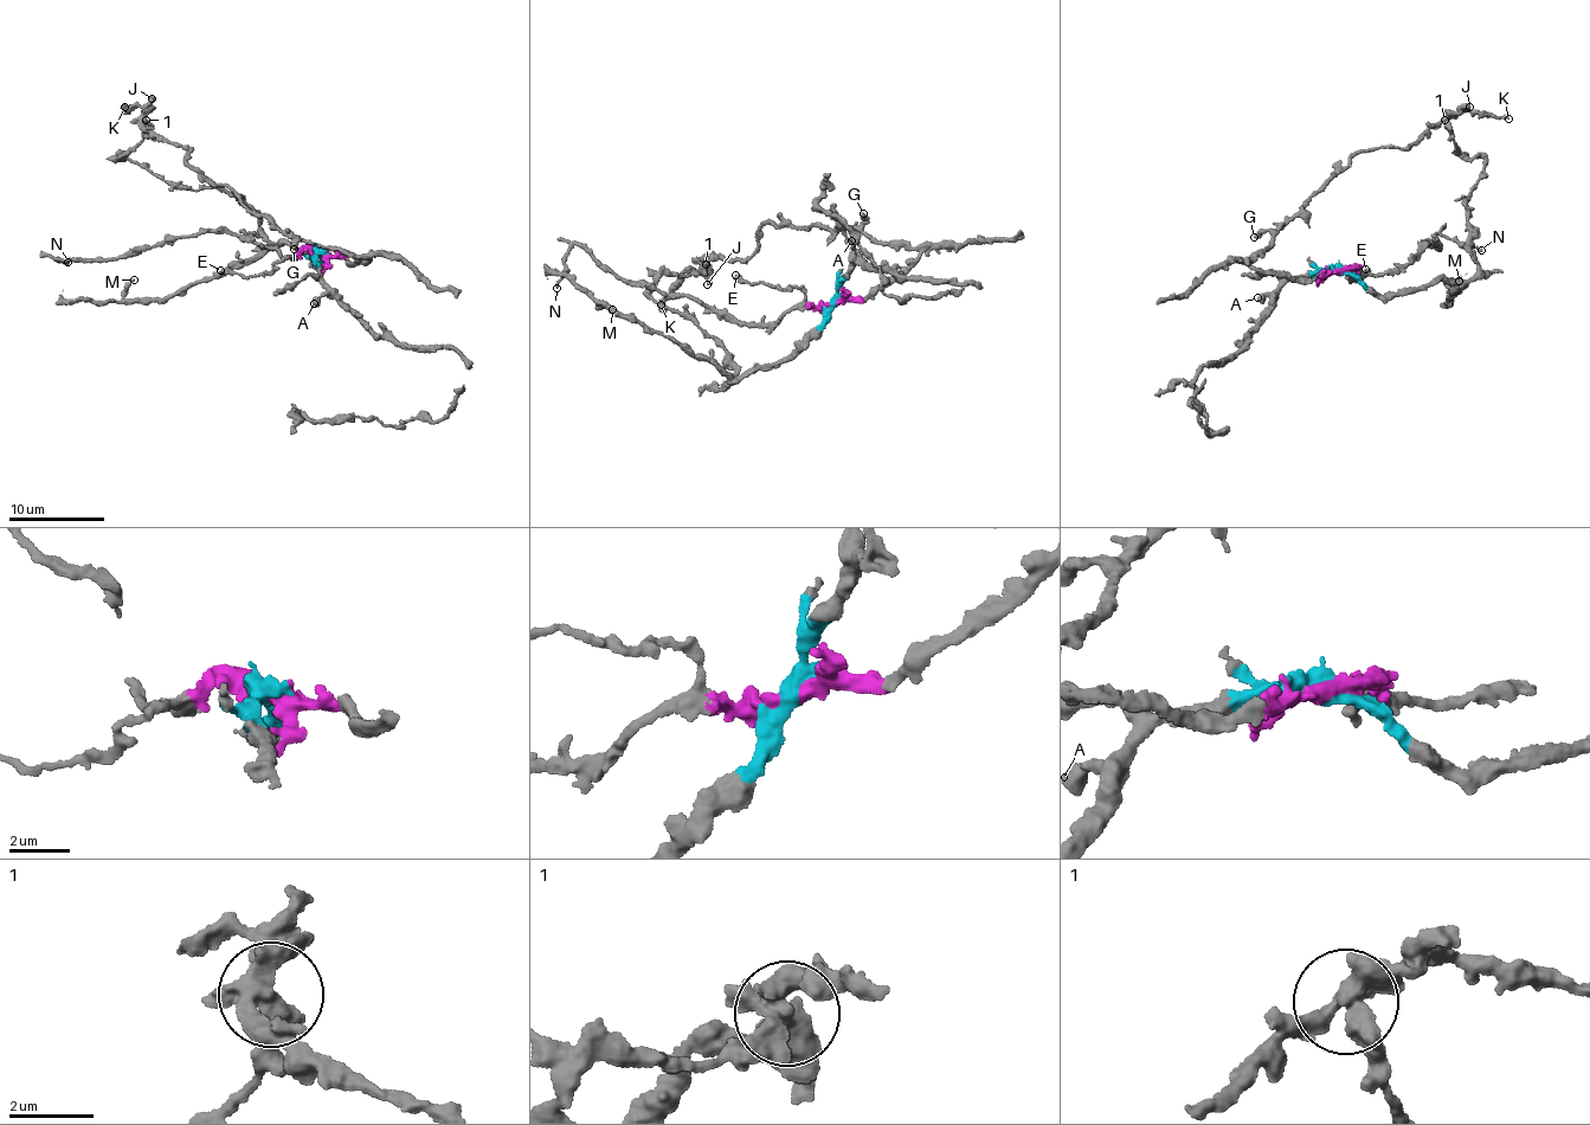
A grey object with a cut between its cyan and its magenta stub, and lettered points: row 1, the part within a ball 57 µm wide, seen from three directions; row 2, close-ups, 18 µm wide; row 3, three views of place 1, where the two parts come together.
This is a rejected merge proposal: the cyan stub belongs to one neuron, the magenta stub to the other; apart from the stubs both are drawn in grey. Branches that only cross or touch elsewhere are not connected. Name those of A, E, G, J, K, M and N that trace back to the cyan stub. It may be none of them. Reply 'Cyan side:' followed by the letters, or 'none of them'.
Cyan side: A, M

